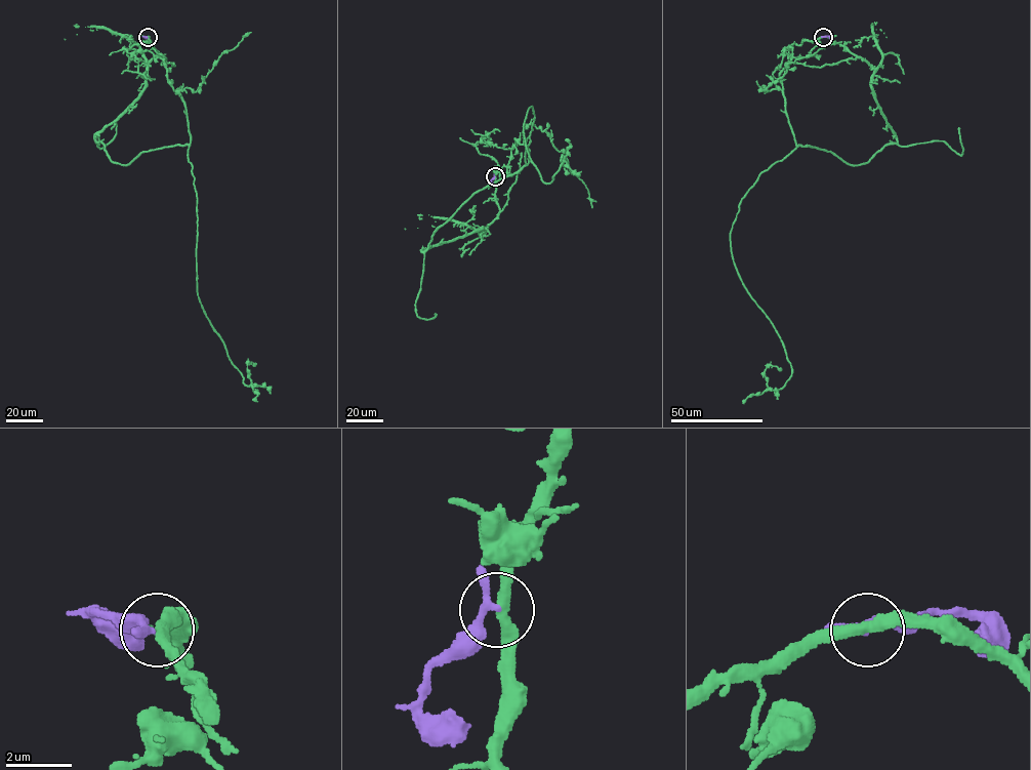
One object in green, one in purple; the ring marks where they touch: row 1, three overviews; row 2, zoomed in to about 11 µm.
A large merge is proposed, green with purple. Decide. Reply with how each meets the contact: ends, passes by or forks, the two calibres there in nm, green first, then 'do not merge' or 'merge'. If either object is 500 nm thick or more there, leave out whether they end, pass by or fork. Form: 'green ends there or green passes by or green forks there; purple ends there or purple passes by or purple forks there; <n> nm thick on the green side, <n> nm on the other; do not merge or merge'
green passes by; purple passes by; 340 nm thick on the green side, 200 nm on the other; do not merge

